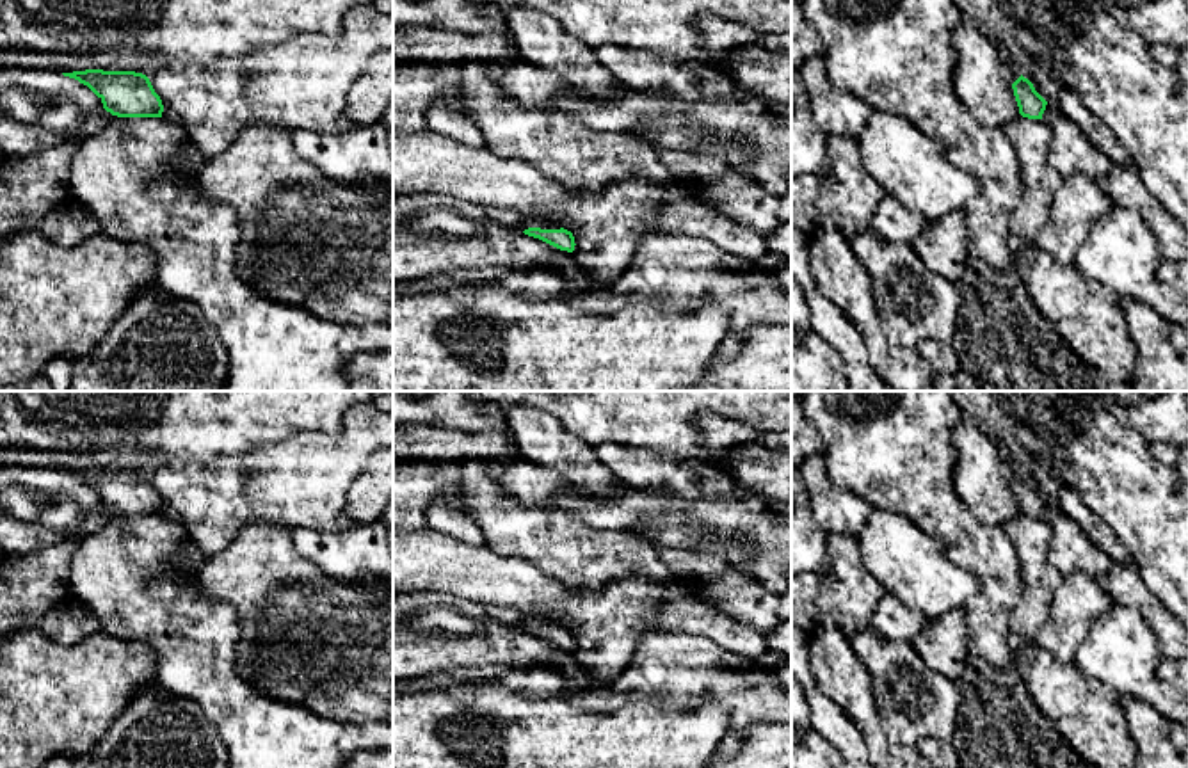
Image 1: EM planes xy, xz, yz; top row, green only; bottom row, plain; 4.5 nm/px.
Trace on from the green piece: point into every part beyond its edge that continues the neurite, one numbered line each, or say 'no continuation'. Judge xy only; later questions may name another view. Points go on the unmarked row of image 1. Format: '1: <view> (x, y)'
1: xy (128, 573)

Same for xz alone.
1: xz (514, 617)

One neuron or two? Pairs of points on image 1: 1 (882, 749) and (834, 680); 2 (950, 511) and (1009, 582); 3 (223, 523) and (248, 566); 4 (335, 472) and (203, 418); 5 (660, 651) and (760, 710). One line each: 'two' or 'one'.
1: one
2: one
3: two
4: two
5: one

